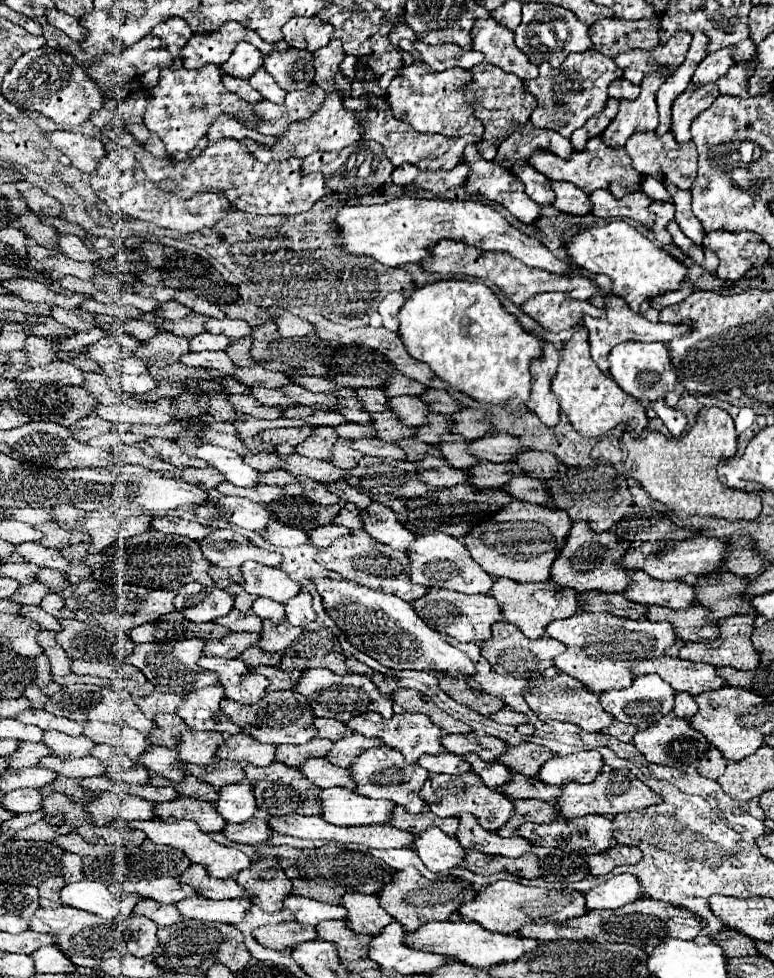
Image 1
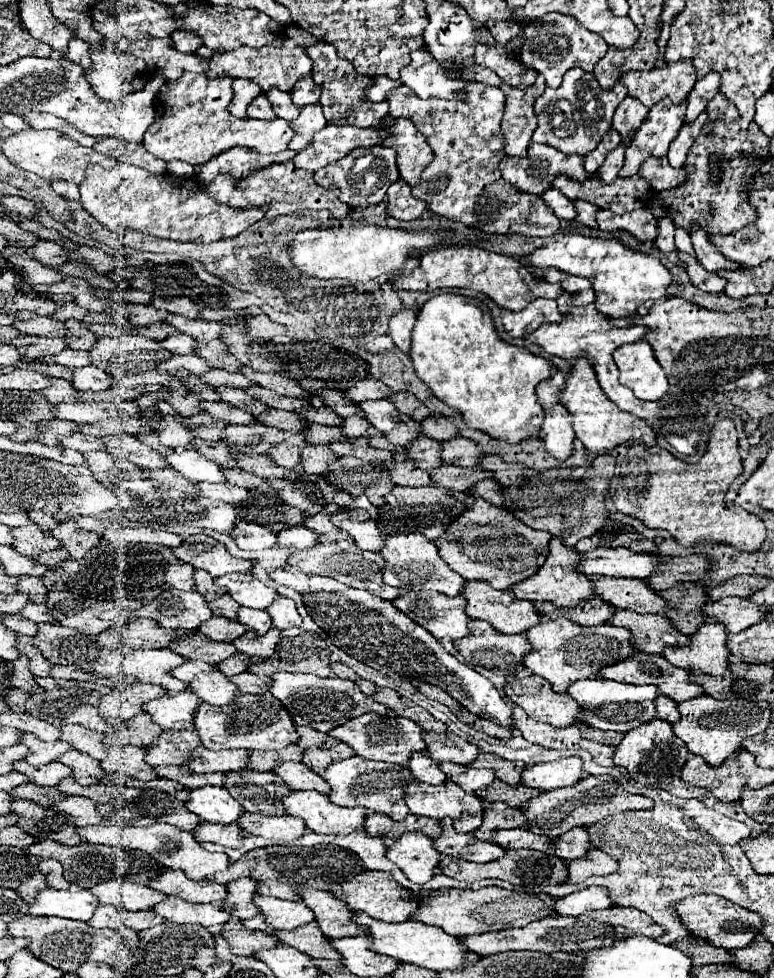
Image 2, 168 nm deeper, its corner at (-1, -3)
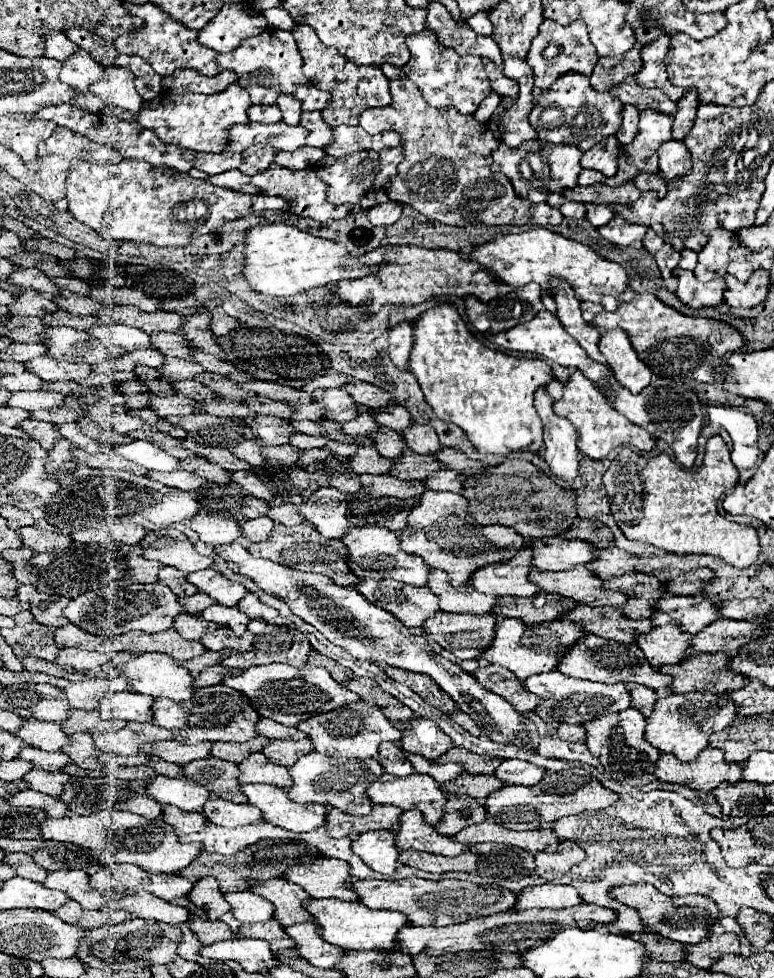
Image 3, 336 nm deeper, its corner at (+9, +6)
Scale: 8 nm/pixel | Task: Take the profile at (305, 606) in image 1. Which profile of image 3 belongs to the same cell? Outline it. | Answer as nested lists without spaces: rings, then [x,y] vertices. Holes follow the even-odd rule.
[[[247,594],[239,604],[237,608],[241,608],[243,612],[247,612],[247,616],[251,618],[259,618],[259,620],[265,620],[265,622],[271,622],[279,612],[267,604],[261,602],[261,598],[257,594]]]

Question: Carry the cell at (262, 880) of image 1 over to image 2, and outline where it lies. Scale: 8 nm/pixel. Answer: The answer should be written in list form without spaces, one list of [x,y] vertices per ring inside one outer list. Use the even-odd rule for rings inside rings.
[[[241,877],[237,881],[227,883],[227,897],[223,899],[221,907],[231,915],[235,915],[237,919],[245,921],[259,913],[257,907],[253,905],[253,897],[255,897],[255,881],[249,877]]]

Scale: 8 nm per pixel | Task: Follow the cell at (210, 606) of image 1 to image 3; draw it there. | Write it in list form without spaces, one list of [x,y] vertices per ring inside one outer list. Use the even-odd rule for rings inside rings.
[[[115,582],[107,584],[105,588],[89,590],[81,596],[77,596],[67,608],[65,616],[81,626],[83,630],[99,636],[115,636],[115,634],[127,634],[131,630],[141,632],[161,632],[173,626],[175,616],[183,612],[183,606],[179,602],[179,596],[173,594],[165,584],[133,584],[127,588],[119,588]]]

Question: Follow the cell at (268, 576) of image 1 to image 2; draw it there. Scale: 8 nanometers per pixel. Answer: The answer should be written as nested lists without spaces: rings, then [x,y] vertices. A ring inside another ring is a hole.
[[[227,573],[223,577],[217,577],[215,585],[227,589],[227,593],[241,607],[251,607],[251,609],[265,609],[279,597],[275,589],[263,585],[249,573]]]

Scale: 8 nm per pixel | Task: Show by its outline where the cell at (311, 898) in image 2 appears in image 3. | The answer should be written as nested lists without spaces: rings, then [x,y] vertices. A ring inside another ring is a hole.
[[[273,878],[273,880],[265,880],[263,884],[253,884],[251,890],[255,890],[255,894],[275,904],[275,918],[283,926],[315,920],[311,912],[307,912],[305,908],[311,896],[303,888],[299,888],[297,884],[285,878]]]

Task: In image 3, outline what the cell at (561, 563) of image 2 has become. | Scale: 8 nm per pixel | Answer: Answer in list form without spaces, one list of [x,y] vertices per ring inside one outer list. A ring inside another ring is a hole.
[[[525,546],[515,558],[475,572],[469,584],[477,592],[493,596],[535,596],[541,588],[529,580],[531,570],[535,570],[533,548]]]

